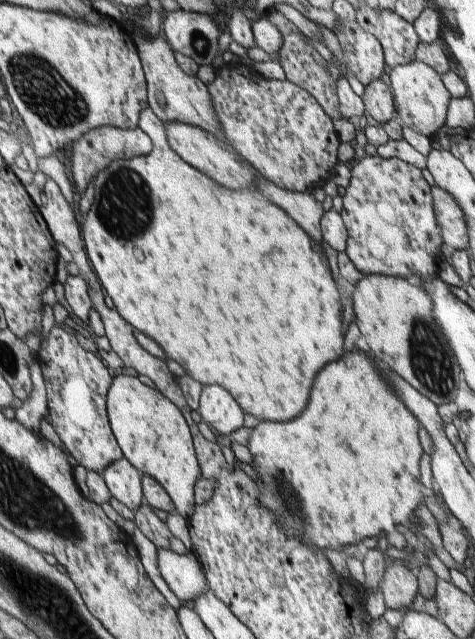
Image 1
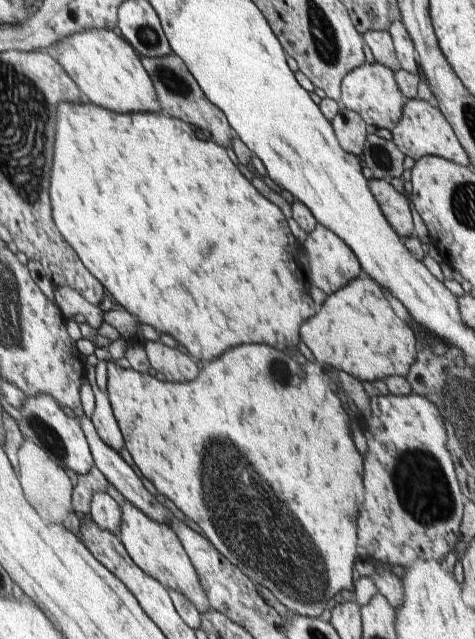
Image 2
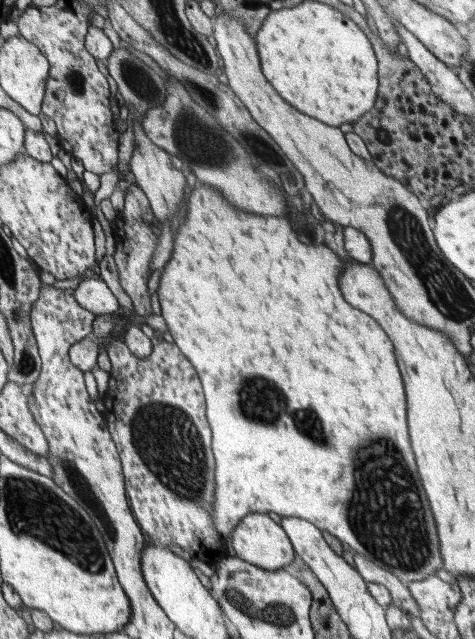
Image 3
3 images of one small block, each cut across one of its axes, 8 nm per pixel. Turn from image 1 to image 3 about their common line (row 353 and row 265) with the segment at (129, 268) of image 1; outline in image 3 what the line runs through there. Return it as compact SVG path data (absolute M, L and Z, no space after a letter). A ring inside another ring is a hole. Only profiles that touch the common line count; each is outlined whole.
M195 184L195 186L188 198L186 219L173 237L172 256L163 268L164 271L161 272L156 294L158 294L161 315L166 321L175 345L182 346L181 351L187 358L190 358L189 361L193 363L198 374L202 374L201 384L206 386L206 406L210 406L209 425L214 426L213 455L217 460L216 469L214 469L217 484L214 489L212 524L216 526L216 532L222 536L222 542L226 542L234 527L250 513L276 512L281 517L296 517L314 523L314 526L329 532L342 542L346 542L356 553L368 556L403 582L424 580L426 577L436 574L437 570L444 566L440 538L438 538L437 523L434 520L428 496L424 486L420 484L420 476L418 476L418 470L414 464L416 455L412 454L413 443L410 442L405 388L397 365L393 341L372 315L358 310L342 298L338 280L343 274L344 266L330 248L302 244L292 228L292 222L286 216L250 214L250 212L230 206L216 188L206 186L206 184ZM266 380L274 382L282 390L282 394L288 402L288 404L284 402L286 410L282 408L280 400L274 396L274 390Z

